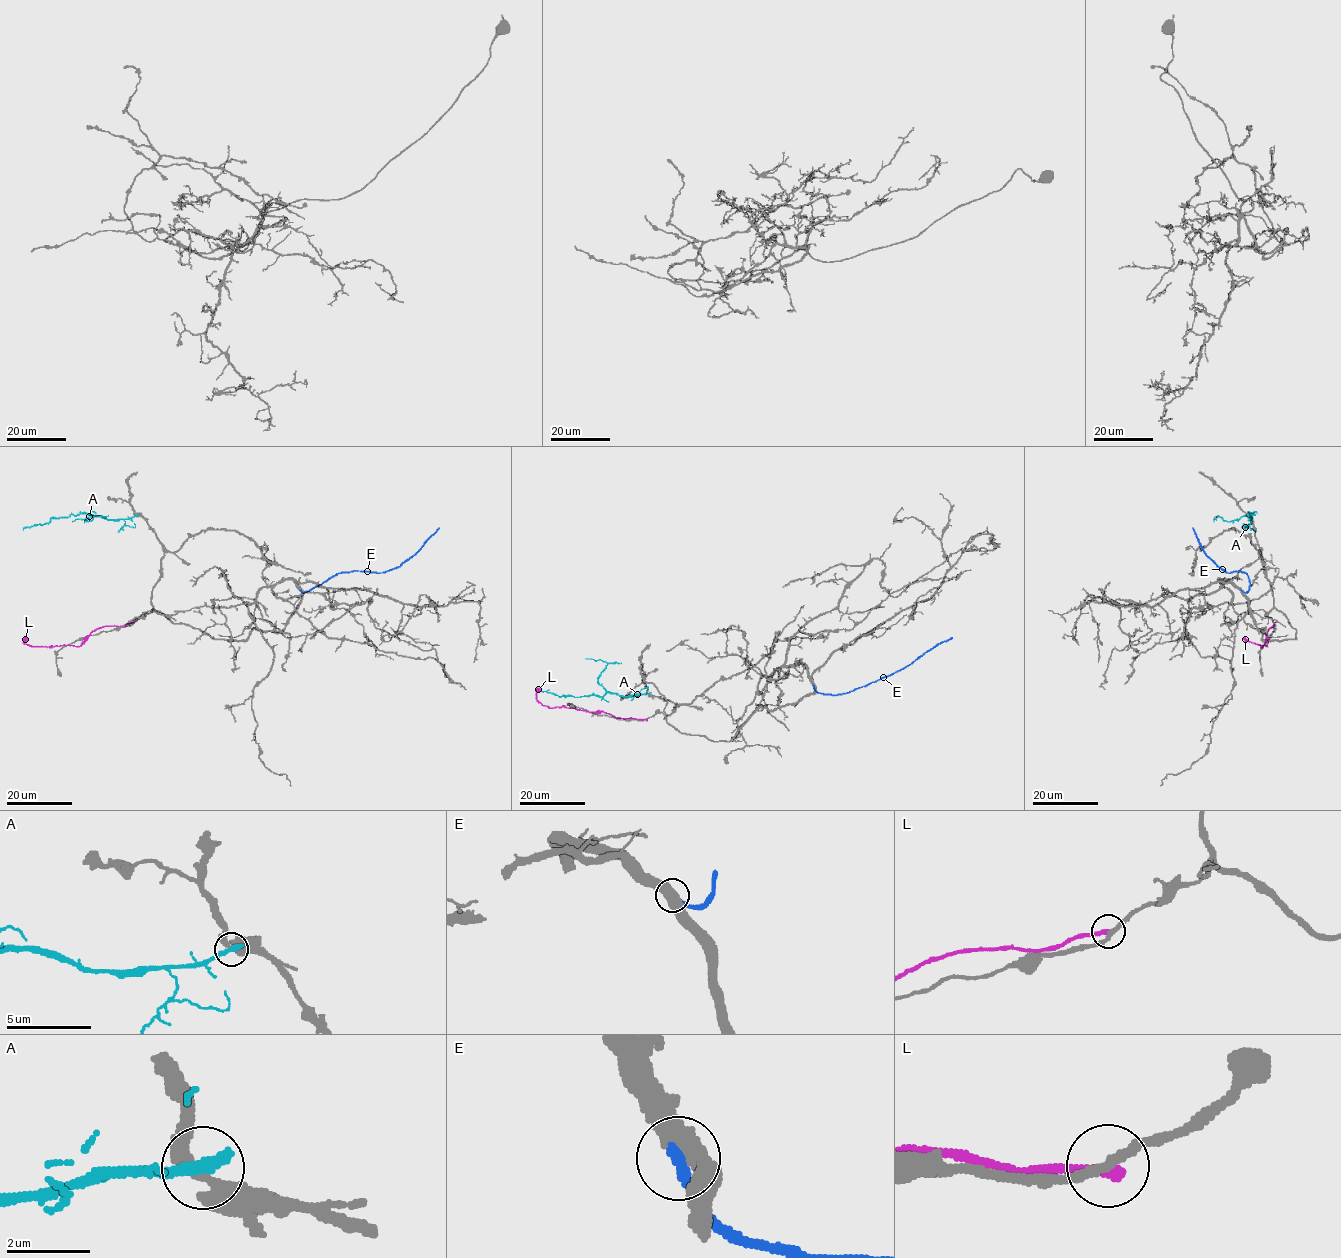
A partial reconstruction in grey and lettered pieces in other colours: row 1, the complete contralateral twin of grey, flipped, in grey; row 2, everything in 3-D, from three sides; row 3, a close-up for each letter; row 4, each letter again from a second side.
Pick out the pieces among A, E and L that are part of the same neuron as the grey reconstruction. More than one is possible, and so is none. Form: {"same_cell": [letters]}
{"same_cell": ["E"]}

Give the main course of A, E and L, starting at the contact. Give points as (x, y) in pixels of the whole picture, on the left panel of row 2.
A: (136, 515), (106, 519), (96, 515), (71, 514), (67, 517), (51, 517), (48, 522), (23, 530)
E: (300, 589), (311, 589), (341, 572), (391, 570), (414, 554), (439, 527)
L: (133, 622), (102, 626), (79, 646), (29, 646), (24, 643), (26, 637)

